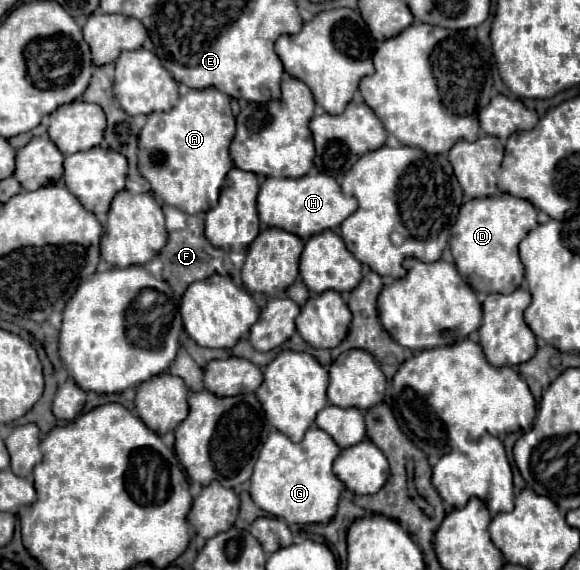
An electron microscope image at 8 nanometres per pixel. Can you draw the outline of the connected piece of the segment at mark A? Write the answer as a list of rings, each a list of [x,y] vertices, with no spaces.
[[[202,88],[202,90],[190,90],[188,94],[184,94],[180,98],[180,102],[170,110],[170,112],[152,112],[148,114],[148,120],[144,124],[144,128],[140,130],[140,136],[138,136],[138,172],[150,182],[152,186],[152,194],[156,198],[162,200],[162,204],[168,204],[168,206],[176,206],[180,208],[182,212],[186,214],[200,214],[200,212],[206,212],[210,208],[213,208],[218,204],[220,192],[224,186],[228,186],[229,182],[226,178],[228,170],[234,166],[232,158],[230,158],[230,152],[228,152],[228,146],[232,142],[236,131],[235,116],[232,113],[230,105],[230,97],[226,94],[222,94],[220,90],[216,88]]]

